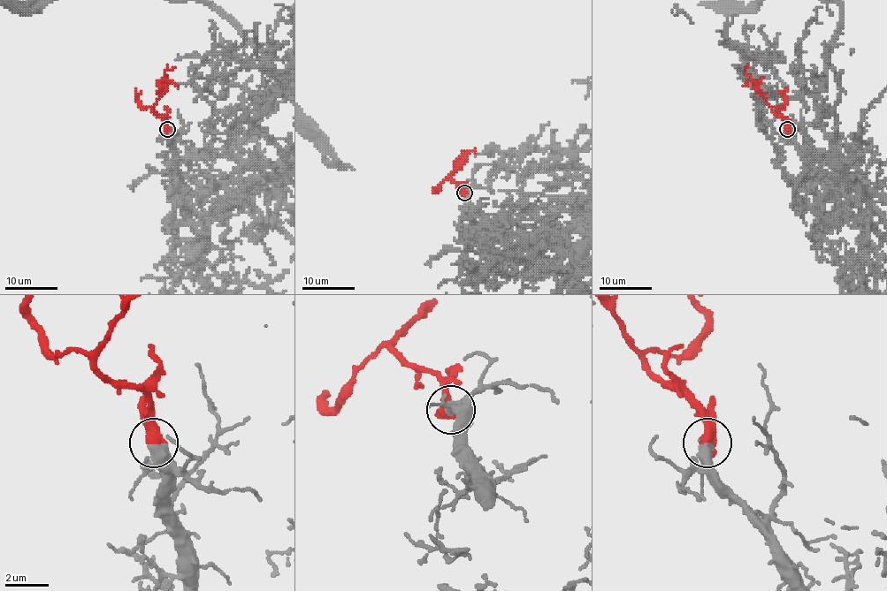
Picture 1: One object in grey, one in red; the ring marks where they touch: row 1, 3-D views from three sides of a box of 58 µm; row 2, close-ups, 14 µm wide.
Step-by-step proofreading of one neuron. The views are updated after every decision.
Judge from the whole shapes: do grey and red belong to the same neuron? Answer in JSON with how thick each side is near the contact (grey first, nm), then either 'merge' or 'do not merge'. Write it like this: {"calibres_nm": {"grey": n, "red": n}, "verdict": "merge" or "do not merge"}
{"calibres_nm": {"grey": 420, "red": 600}, "verdict": "merge"}

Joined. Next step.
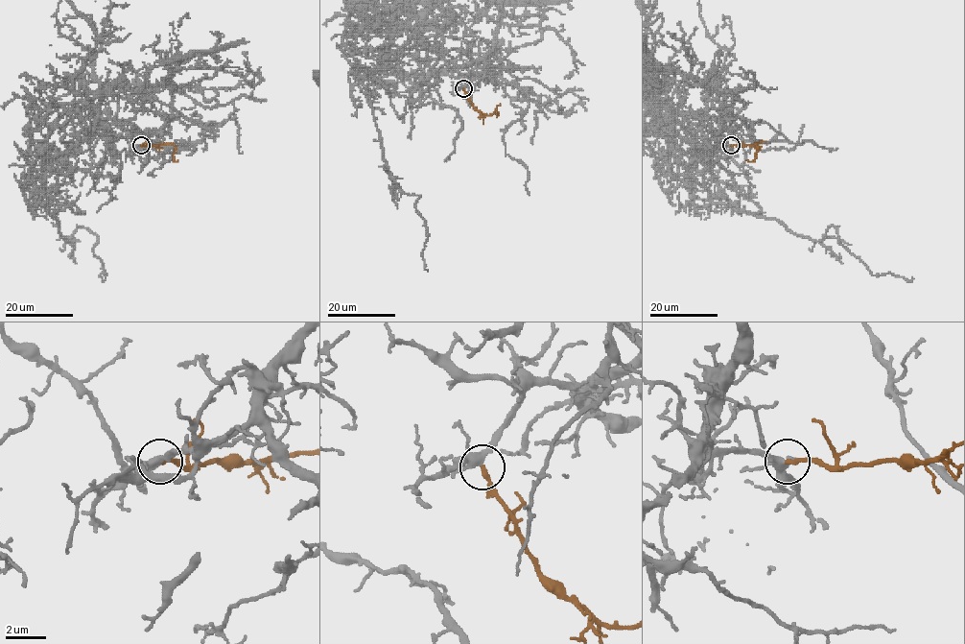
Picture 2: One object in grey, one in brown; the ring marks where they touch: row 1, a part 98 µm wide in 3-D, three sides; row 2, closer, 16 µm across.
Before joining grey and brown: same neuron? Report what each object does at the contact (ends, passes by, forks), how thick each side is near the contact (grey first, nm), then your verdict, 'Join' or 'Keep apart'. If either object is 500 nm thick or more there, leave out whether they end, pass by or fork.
At the ring grey forks. At the ring brown ends. Thickness 320 nm (grey) against 240 nm. Join

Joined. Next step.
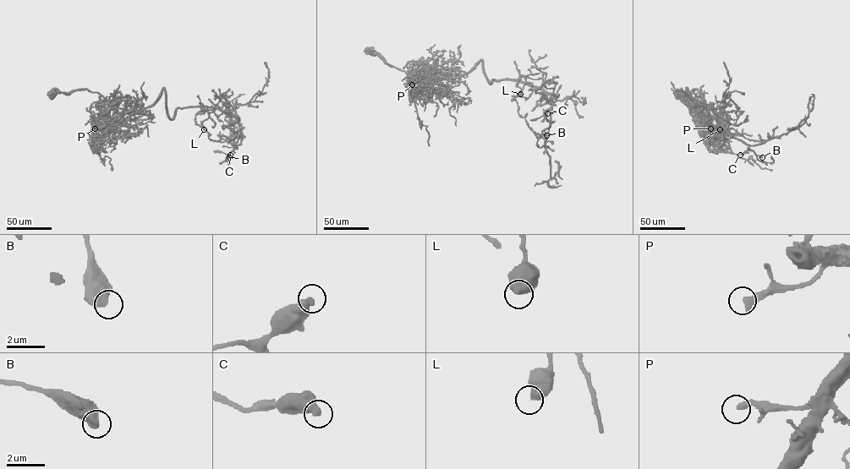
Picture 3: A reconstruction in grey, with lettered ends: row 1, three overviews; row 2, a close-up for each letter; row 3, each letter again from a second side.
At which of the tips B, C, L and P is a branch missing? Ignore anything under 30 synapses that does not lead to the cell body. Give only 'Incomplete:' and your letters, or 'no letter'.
Incomplete: P

